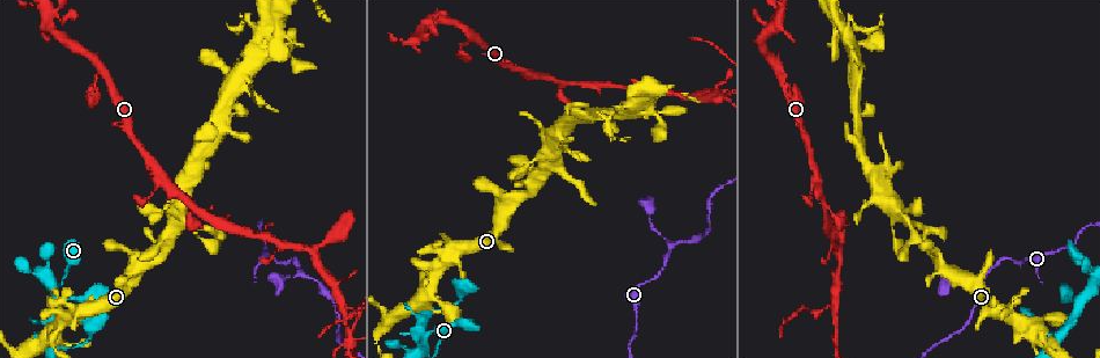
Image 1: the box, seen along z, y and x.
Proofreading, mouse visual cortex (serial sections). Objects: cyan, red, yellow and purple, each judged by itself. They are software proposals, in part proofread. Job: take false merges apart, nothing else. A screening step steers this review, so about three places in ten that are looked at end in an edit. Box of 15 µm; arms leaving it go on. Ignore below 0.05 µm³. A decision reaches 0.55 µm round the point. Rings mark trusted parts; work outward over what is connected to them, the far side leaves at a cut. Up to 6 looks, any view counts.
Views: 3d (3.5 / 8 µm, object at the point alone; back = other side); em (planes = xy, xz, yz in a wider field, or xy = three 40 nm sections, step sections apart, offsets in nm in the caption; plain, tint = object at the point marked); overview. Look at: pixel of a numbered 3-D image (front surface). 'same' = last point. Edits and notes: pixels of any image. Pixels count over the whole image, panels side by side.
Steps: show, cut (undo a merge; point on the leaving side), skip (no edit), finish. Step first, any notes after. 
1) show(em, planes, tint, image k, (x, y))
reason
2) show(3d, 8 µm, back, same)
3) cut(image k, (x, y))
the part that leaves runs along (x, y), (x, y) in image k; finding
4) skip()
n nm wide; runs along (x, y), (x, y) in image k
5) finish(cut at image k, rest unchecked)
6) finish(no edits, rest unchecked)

show(3d, 8 µm, image 1, (671, 246))
three arms meet

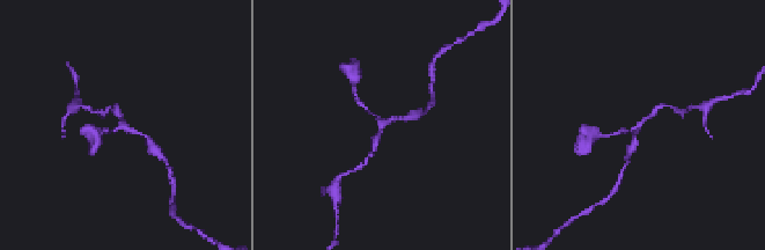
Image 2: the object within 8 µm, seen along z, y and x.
show(em, planes, tint, image 2, (380, 124))
3 arms; arms of 100, 150, 150 nm; need the tissue

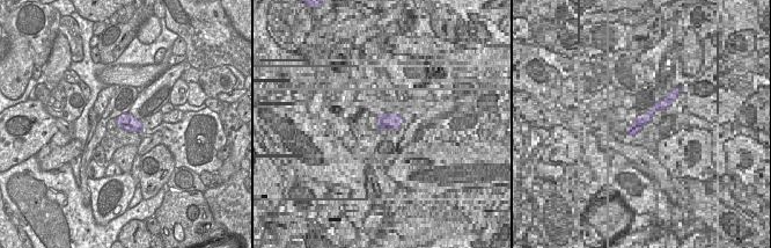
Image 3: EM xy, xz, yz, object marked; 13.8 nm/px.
skip()
runs along (667, 105), (660, 105), (635, 129), (618, 133) in image 2; all the same cell

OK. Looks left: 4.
show(3d, 3.5 µm, back, image 1, (191, 205))
a fork

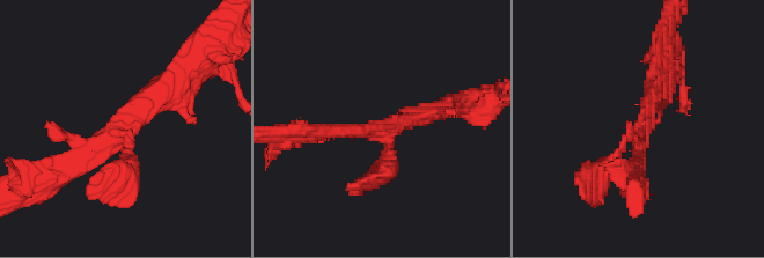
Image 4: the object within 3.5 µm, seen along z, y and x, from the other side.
show(em, planes, tint, image 4, (377, 132))

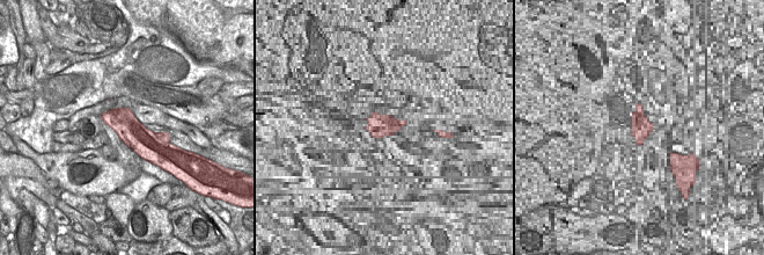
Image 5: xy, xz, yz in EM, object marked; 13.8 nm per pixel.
skip()
runs along (176, 79), (126, 128), (54, 175) in image 4; all the same cell

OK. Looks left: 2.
finish(no edits, rest unchecked)

